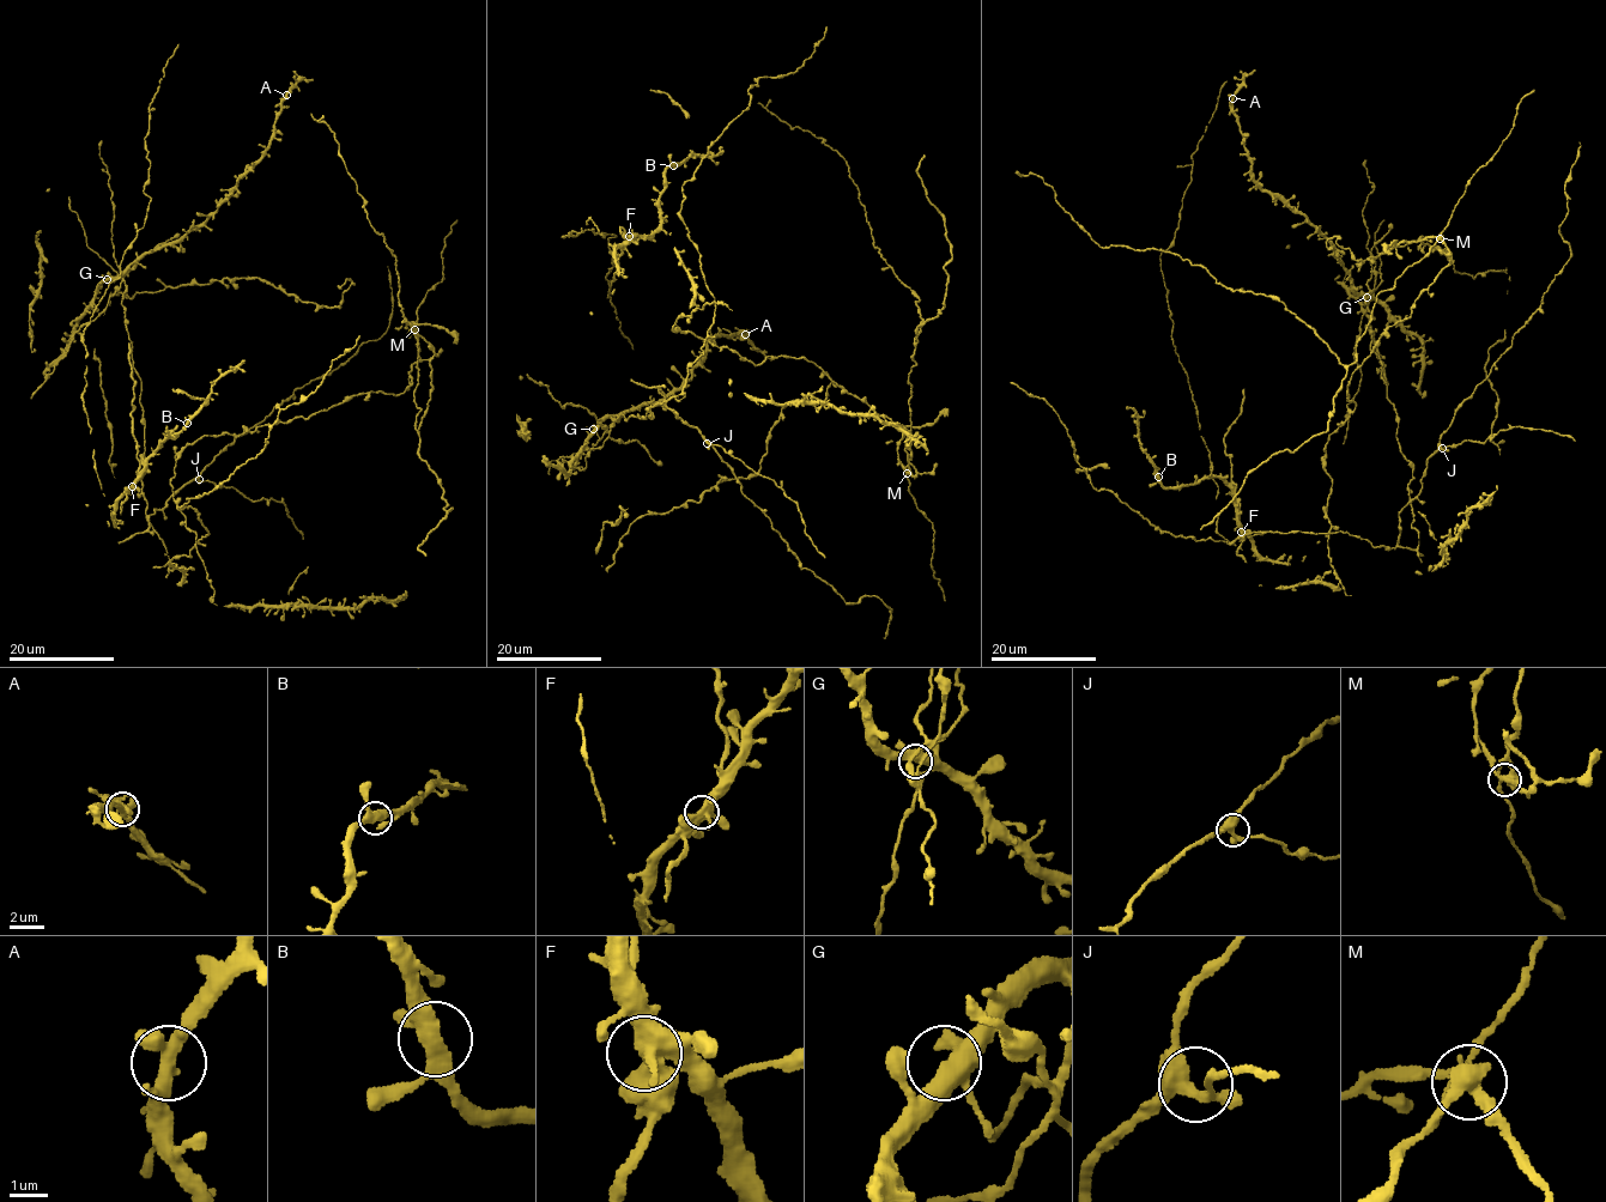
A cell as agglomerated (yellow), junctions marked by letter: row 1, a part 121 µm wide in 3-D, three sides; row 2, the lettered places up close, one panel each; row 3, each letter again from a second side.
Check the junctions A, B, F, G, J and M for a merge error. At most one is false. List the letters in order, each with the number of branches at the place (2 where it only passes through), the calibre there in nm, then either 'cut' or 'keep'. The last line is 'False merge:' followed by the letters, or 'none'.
A: branches 4; calibre 320 nm; keep
B: branches 4; calibre 360 nm; keep
F: branches 4; calibre 460 nm; keep
G: branches 4; calibre 440 nm; keep
J: branches 4; calibre 340 nm; keep
M: branches 4; calibre 360 nm; cut
False merge: M

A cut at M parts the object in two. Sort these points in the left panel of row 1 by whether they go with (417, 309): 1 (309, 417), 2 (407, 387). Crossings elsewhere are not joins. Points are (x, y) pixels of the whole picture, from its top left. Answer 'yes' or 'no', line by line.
1: no
2: no

